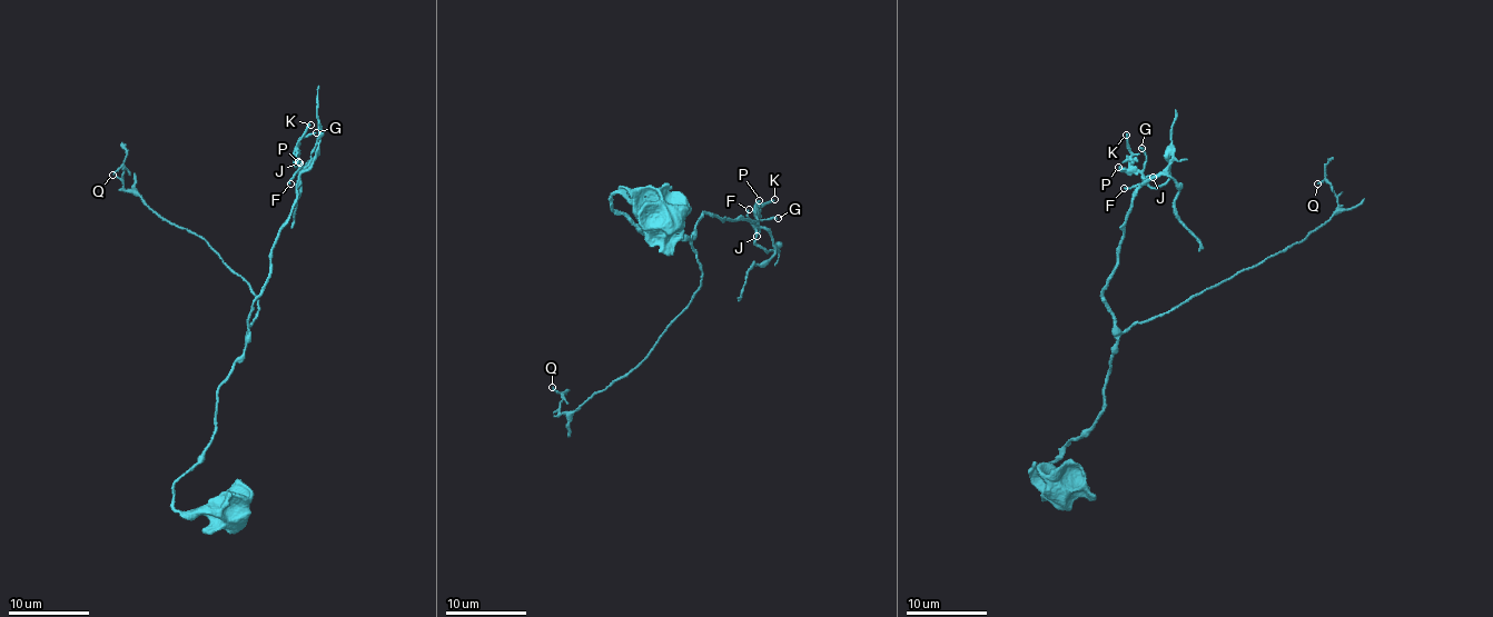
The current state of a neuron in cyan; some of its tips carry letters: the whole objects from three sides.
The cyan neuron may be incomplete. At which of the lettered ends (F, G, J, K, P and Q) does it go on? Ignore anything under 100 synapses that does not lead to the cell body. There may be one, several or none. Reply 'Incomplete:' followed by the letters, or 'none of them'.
Incomplete: K

